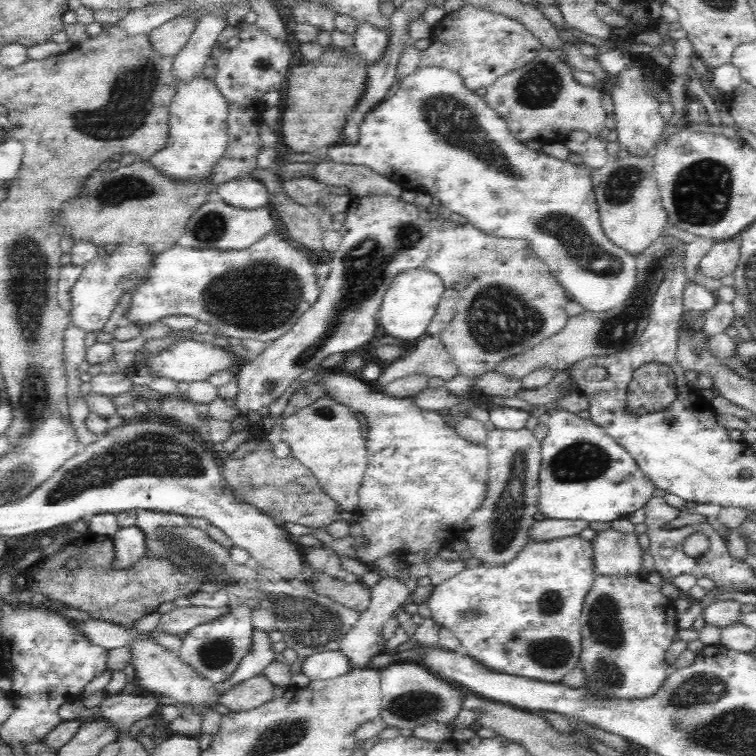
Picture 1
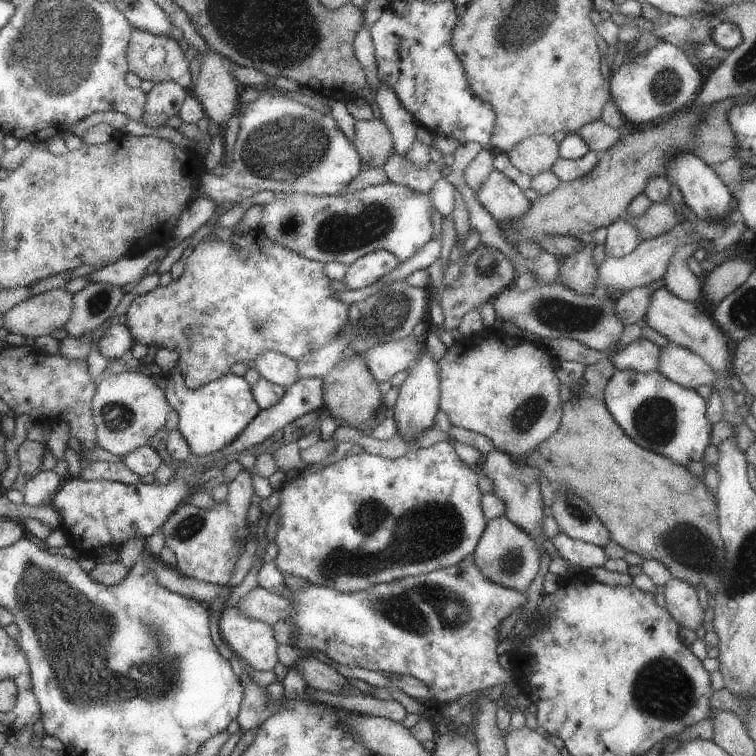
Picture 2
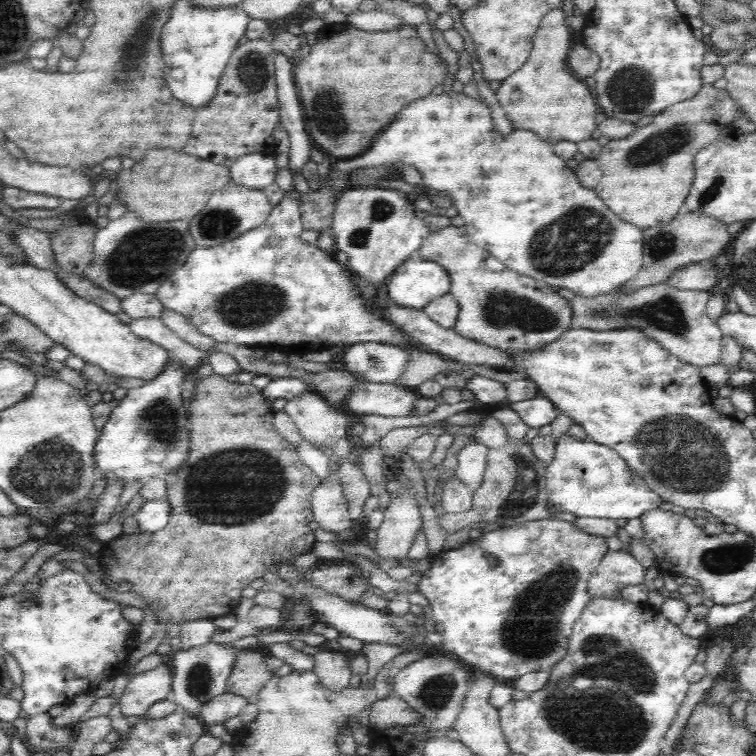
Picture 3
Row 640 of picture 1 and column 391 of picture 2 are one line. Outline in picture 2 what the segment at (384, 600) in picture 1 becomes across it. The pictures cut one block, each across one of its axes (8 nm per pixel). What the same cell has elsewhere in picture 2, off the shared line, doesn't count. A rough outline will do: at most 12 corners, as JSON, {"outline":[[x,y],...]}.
{"outline":[[411,333],[358,355],[377,381],[415,358],[425,342]]}

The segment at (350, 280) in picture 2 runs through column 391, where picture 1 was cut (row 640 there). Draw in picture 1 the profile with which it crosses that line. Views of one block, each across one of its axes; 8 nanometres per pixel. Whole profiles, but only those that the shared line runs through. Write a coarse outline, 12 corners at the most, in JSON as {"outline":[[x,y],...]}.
{"outline":[[255,630],[254,646],[234,676],[217,686],[221,693],[262,673],[273,661],[268,633]]}

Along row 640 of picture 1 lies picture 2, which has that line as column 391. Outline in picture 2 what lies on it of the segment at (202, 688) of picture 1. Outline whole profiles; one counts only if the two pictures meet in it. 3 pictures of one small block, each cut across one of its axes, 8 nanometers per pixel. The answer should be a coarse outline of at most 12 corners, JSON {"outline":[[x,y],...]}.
{"outline":[[381,119],[355,120],[352,142],[368,168],[394,152]]}

